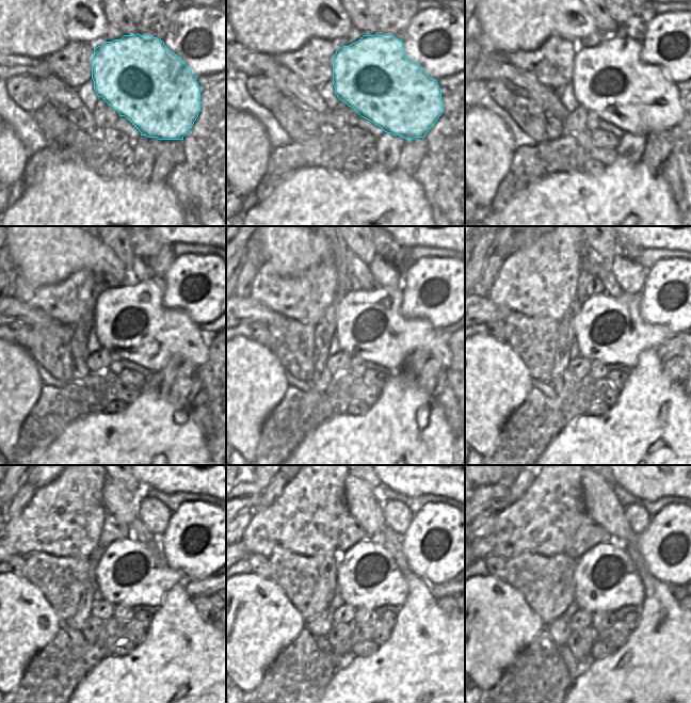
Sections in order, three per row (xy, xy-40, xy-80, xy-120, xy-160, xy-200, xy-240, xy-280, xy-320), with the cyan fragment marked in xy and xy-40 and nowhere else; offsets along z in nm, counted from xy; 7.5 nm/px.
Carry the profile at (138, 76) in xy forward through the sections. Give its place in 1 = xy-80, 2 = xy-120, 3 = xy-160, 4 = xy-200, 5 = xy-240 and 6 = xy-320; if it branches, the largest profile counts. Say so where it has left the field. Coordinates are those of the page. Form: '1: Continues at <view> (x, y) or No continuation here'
1: Continues at xy-80 (610, 79)
2: Continues at xy-120 (130, 320)
3: Continues at xy-160 (370, 325)
4: Continues at xy-200 (610, 330)
5: Continues at xy-240 (127, 574)
6: Continues at xy-320 (605, 579).

